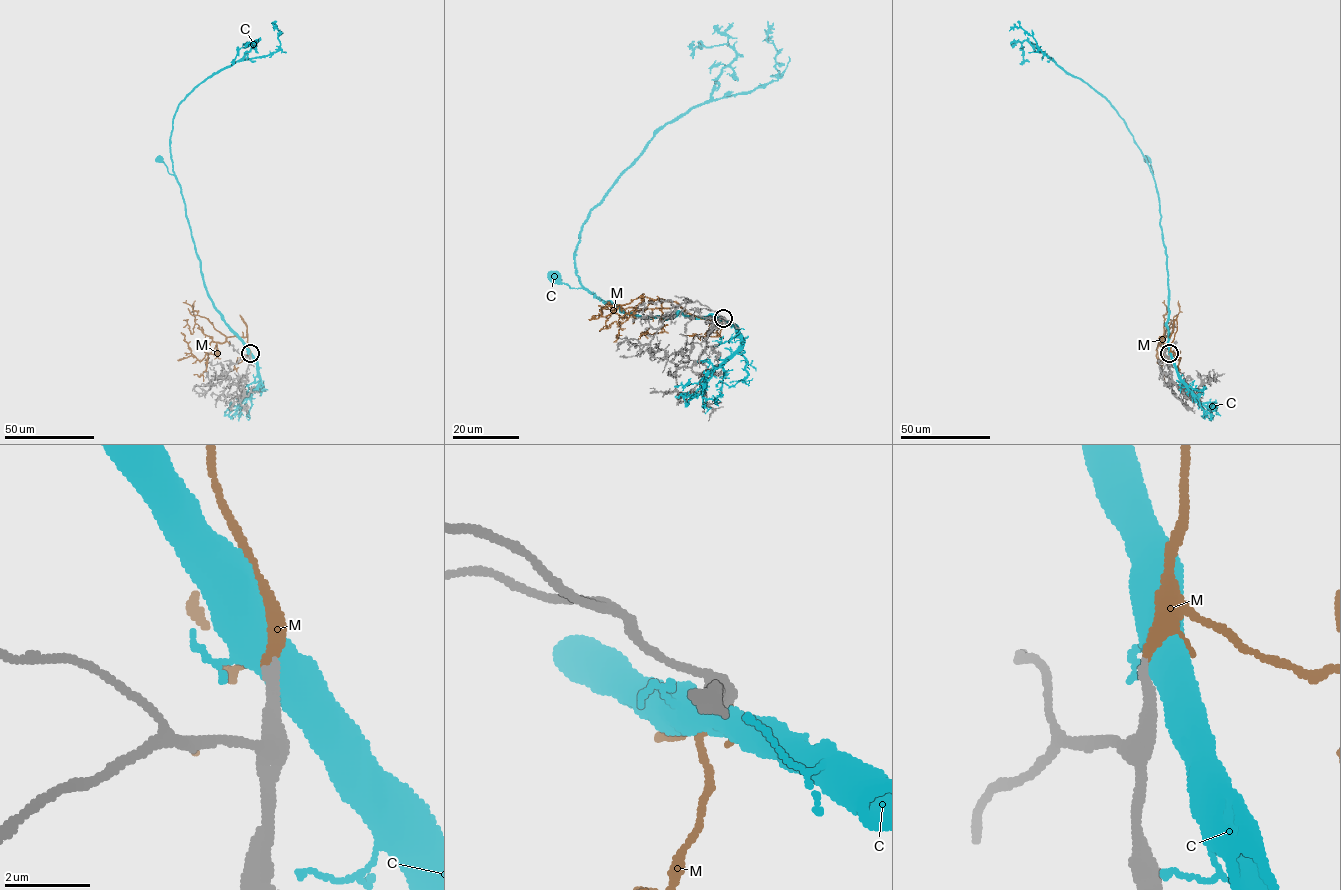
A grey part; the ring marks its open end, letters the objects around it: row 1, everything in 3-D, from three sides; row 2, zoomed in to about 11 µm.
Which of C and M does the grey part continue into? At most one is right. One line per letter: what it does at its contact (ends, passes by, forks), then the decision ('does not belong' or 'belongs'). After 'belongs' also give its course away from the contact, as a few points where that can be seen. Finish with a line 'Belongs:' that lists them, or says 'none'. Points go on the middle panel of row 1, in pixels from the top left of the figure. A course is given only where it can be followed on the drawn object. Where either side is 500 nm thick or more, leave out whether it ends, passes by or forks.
C: it forks there; does not belong
M: it ends there; does not belong
Belongs: none

